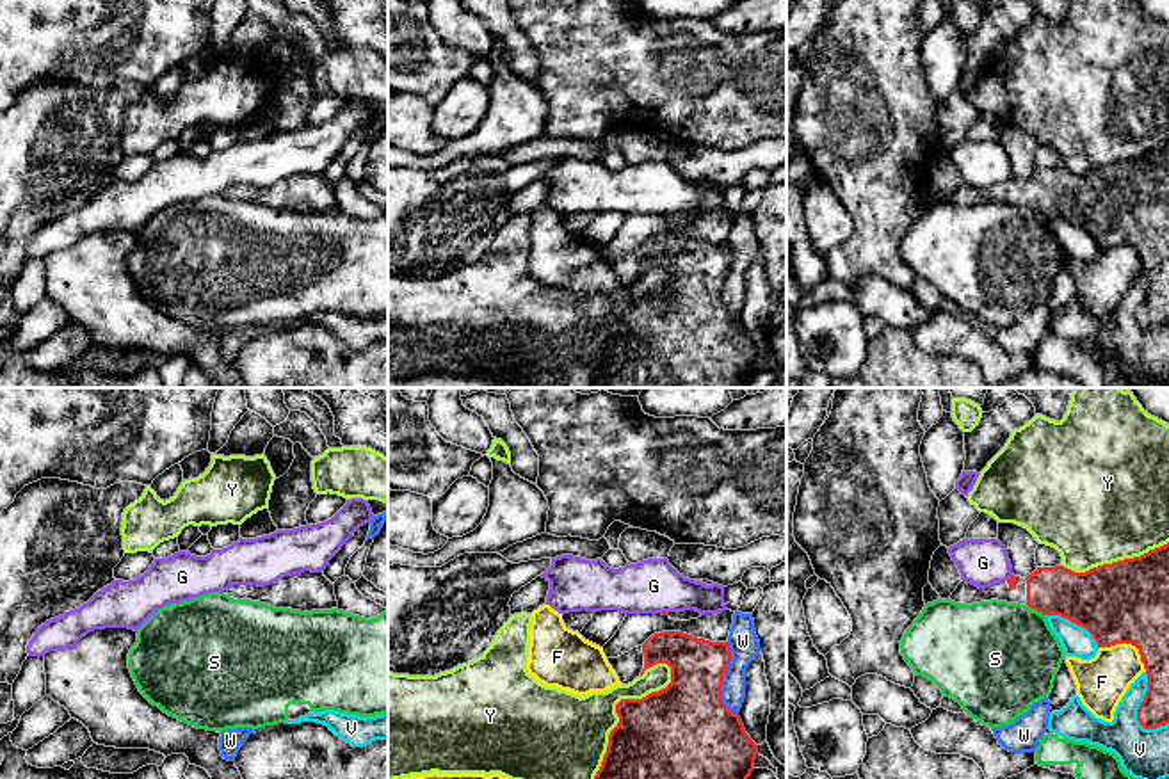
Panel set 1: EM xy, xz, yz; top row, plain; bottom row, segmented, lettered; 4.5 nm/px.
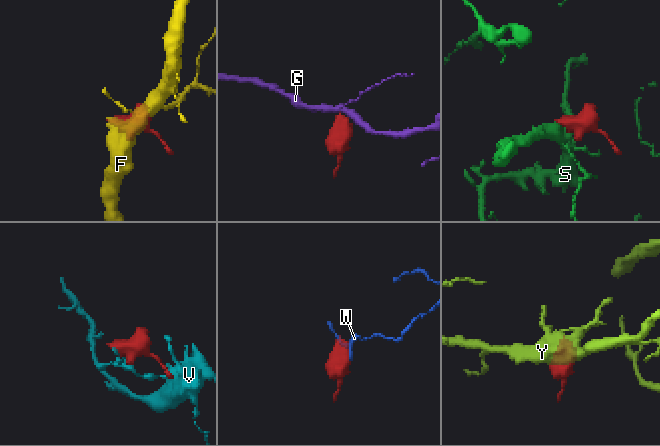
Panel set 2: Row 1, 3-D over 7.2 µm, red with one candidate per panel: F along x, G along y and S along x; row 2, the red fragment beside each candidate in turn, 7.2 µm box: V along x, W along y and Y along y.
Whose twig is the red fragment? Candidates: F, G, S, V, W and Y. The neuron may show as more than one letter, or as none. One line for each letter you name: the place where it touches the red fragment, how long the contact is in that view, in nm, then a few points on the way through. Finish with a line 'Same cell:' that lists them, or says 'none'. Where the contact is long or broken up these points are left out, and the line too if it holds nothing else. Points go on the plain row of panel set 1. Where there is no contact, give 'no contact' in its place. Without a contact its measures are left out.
Same cell: none

